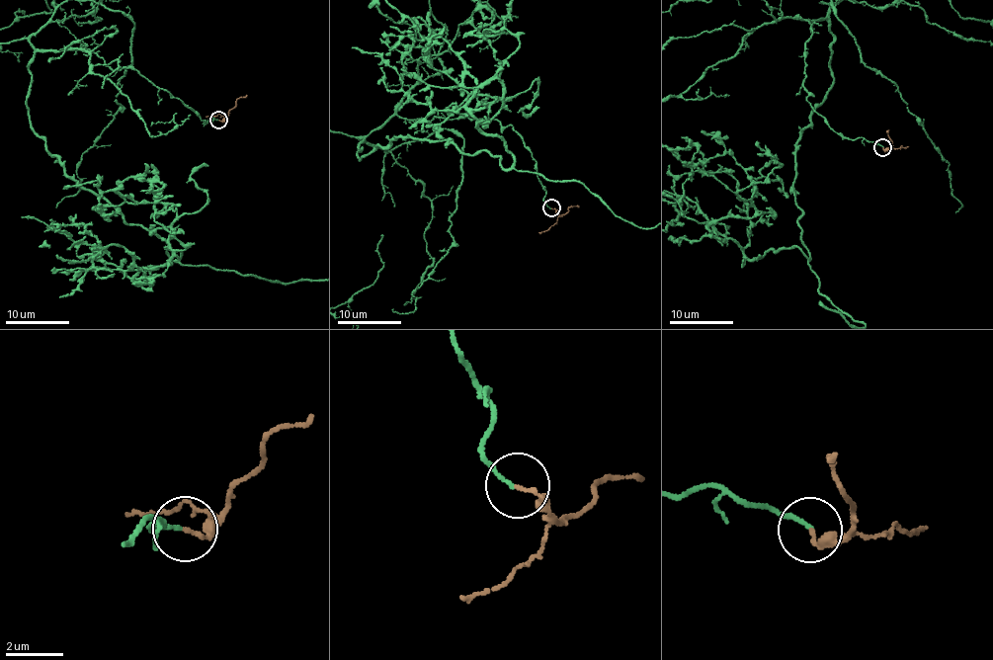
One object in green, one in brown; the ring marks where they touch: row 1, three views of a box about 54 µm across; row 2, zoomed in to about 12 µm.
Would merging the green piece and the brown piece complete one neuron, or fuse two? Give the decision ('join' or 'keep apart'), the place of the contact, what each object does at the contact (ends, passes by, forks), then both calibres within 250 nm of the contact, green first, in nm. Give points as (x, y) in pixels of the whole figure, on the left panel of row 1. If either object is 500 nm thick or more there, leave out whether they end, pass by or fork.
join; place (218, 120); green ends; brown ends; calibres 140 and 140 nm

